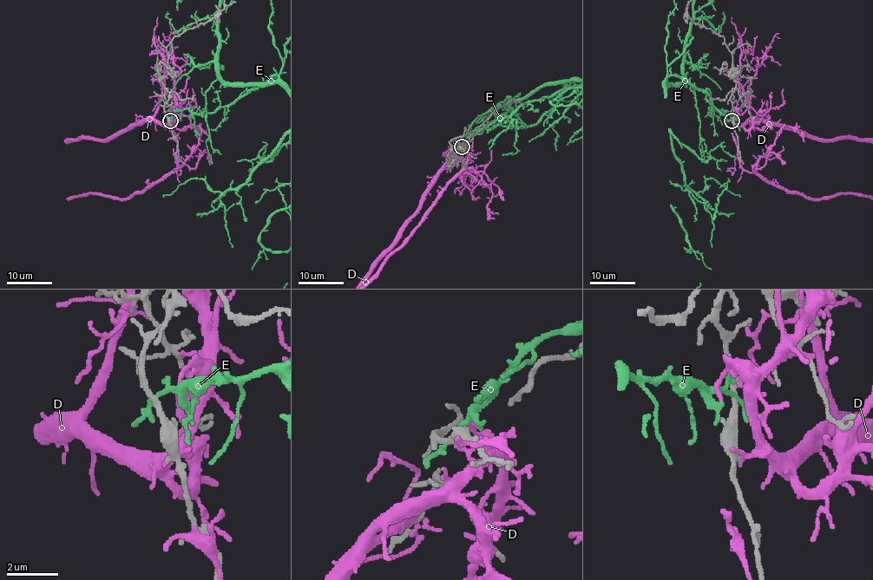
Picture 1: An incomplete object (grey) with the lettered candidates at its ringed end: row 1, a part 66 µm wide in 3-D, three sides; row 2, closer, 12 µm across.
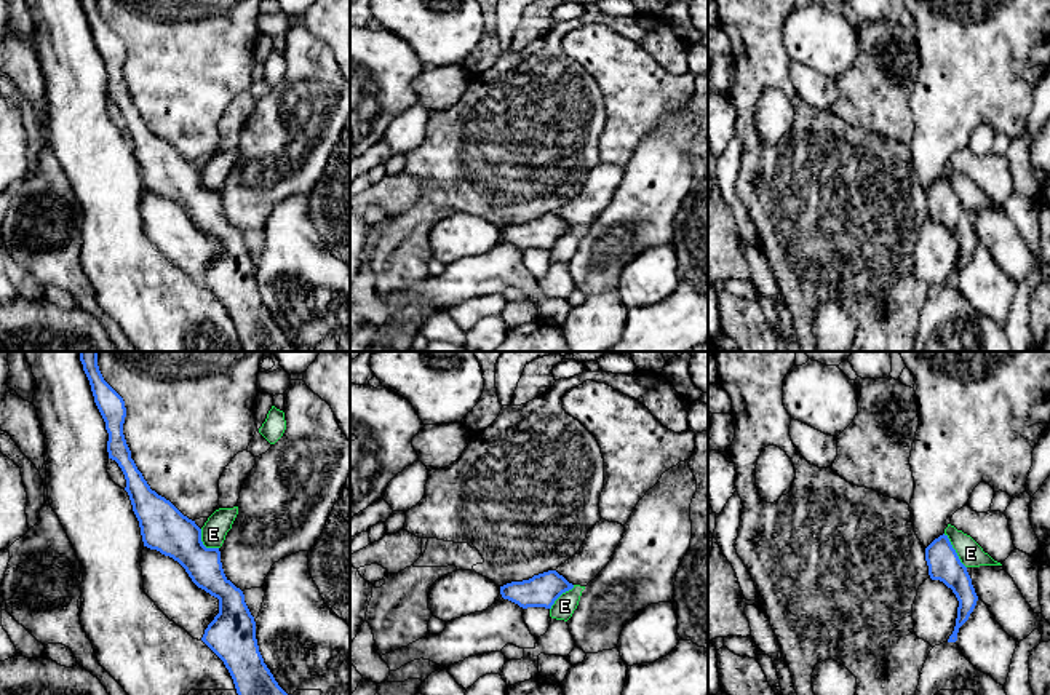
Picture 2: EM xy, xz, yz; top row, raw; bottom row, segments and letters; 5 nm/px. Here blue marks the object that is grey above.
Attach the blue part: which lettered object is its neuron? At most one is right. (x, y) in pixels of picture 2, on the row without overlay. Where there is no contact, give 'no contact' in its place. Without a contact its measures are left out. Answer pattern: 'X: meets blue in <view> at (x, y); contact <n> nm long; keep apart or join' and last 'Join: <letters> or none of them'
D: no contact; keep apart
E: meets blue in yz at (954, 194); contact 200 nm long; keep apart
Join: none of them

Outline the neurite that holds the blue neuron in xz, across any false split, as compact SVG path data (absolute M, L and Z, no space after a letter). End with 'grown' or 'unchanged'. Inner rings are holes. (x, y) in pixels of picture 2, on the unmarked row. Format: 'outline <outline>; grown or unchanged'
outline M548 212L543 216L534 217L529 222L507 225L500 228L500 236L503 241L511 243L523 251L527 251L527 249L551 251L555 243L563 235L572 230L574 227L569 225L556 212Z; unchanged

